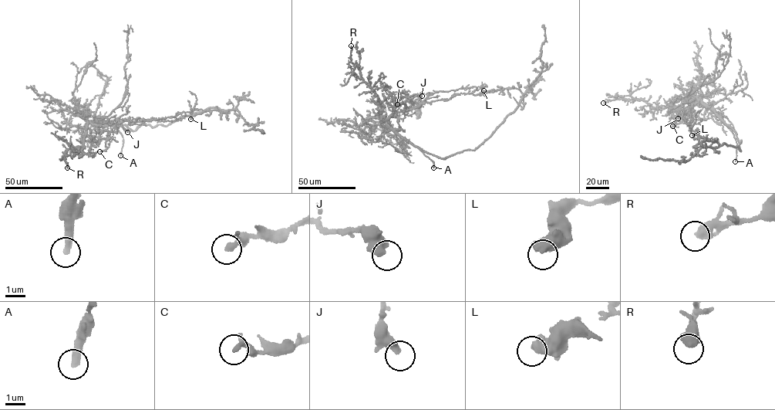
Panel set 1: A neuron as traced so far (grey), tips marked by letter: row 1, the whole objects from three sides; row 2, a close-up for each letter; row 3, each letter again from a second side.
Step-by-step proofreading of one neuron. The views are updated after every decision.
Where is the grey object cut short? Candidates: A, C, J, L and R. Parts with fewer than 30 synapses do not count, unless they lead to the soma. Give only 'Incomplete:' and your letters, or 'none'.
Incomplete: A

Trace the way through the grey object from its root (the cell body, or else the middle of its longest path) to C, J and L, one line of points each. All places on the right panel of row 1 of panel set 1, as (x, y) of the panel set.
C: (738, 141), (731, 127), (701, 103), (691, 105), (689, 113), (679, 123), (672, 126)
J: (738, 141), (731, 127), (701, 103), (691, 105), (691, 110), (689, 106), (683, 110), (678, 109), (678, 118)
L: (738, 141), (742, 141), (741, 151), (738, 147), (724, 143), (706, 147), (699, 143), (697, 133), (692, 135)

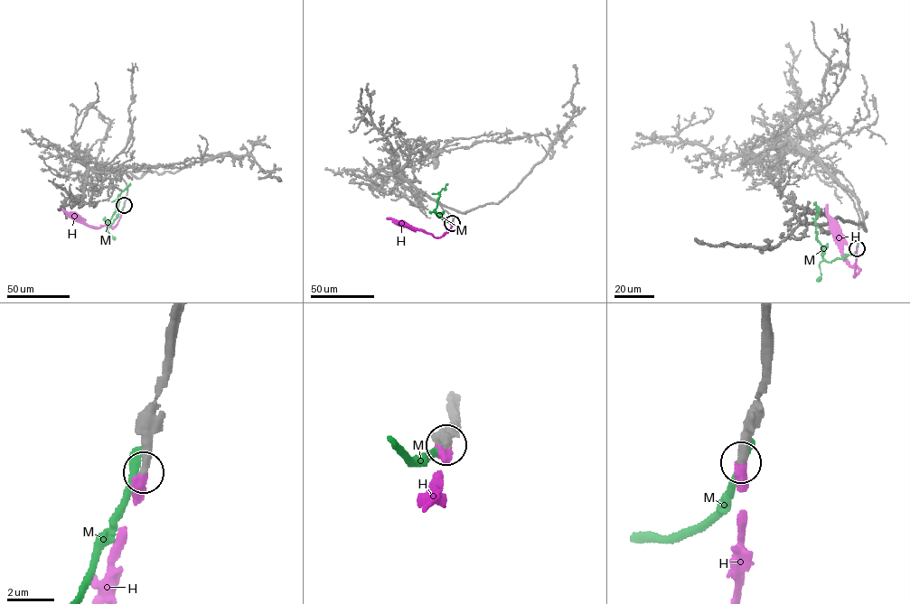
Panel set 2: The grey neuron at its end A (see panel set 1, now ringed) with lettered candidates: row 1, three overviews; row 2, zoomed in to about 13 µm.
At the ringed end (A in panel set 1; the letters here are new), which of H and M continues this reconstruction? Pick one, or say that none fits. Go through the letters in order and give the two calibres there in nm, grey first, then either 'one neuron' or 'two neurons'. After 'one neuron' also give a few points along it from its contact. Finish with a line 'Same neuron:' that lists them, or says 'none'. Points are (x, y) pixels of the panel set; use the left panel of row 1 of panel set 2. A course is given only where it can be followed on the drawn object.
H: 360/440 nm | one neuron | via (124, 205), (117, 223), (112, 227), (89, 227), (75, 215)
M: 440/420 nm | two neurons
Same neuron: H

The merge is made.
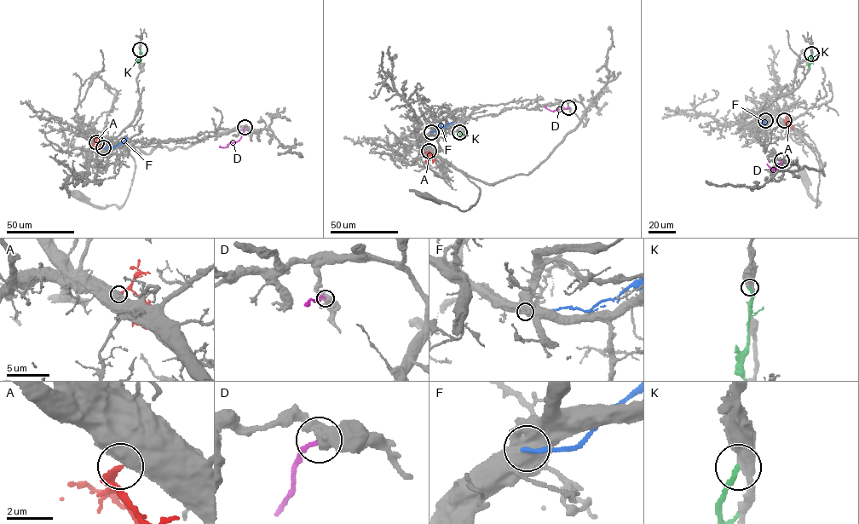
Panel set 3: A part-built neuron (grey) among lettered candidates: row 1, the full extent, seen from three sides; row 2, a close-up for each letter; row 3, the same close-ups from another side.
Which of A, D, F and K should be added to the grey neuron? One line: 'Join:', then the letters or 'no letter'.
Join: A

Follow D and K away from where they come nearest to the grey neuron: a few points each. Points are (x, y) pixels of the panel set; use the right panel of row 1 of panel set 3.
D: (781, 160), (775, 169), (767, 164)
K: (811, 54), (808, 67)

